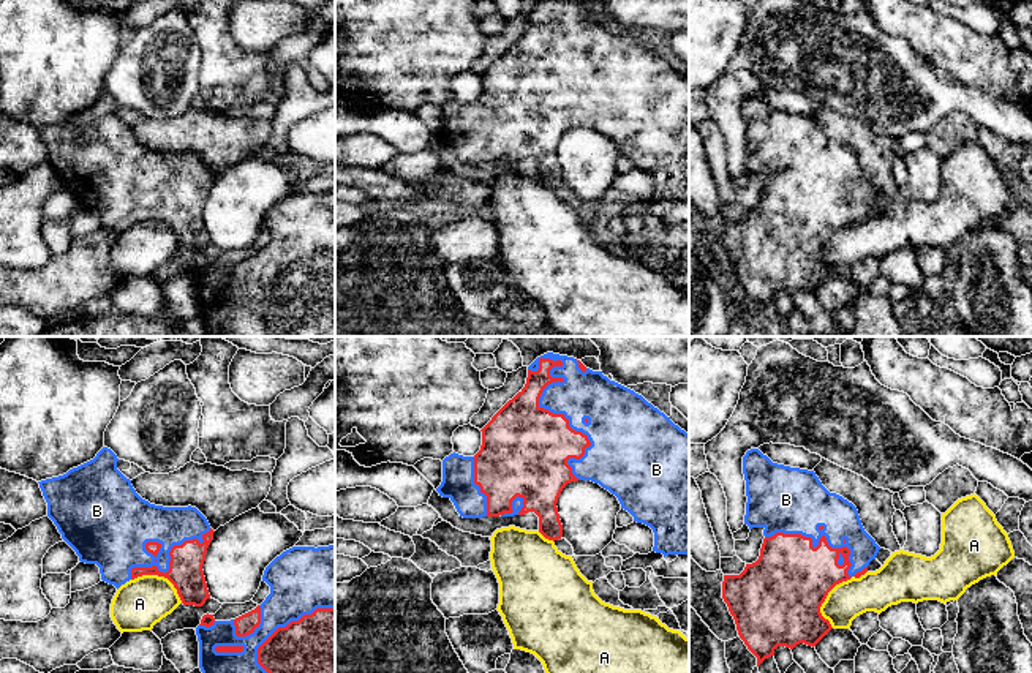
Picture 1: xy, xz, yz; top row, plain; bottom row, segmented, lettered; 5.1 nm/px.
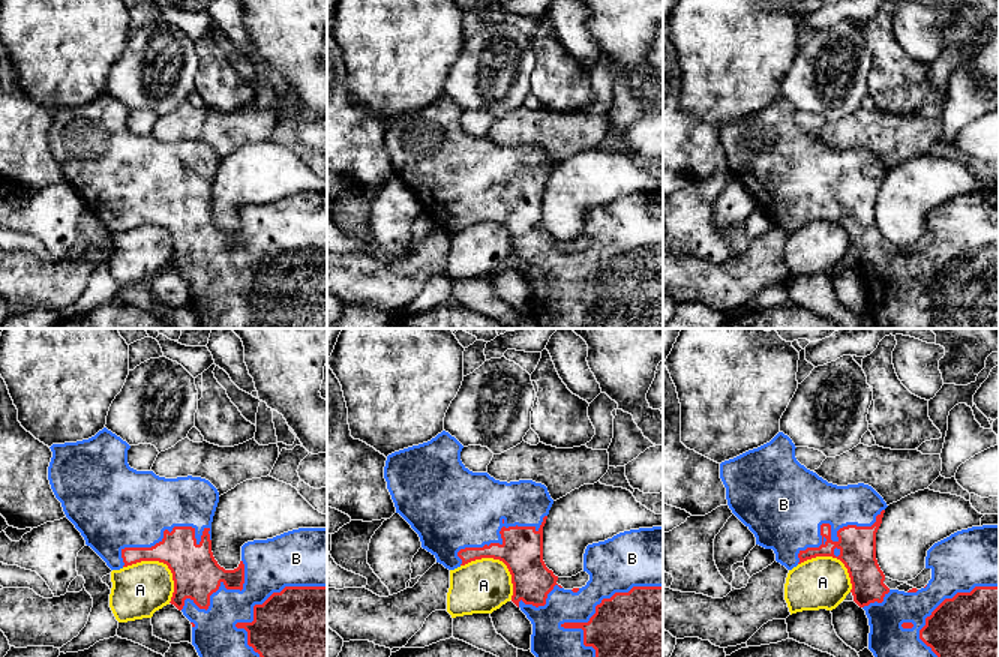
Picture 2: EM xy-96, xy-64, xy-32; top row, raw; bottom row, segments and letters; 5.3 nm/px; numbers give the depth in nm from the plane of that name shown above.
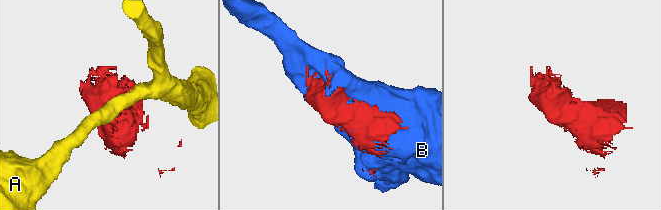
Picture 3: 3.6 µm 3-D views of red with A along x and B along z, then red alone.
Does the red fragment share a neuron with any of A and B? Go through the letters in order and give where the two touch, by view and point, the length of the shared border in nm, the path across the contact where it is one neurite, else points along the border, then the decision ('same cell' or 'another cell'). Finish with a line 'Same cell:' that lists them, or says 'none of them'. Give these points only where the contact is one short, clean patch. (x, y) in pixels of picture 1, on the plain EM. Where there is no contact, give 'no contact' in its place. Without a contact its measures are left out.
A: yz (830, 236) | 340 nm | another cell
B: xz (552, 59) | 650 nm | same cell
Same cell: B

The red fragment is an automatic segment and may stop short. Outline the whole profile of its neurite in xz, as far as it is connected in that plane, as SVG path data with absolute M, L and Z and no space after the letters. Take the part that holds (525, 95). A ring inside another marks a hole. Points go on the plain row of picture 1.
M544 0L528 13L525 33L512 46L509 46L480 77L482 92L474 103L463 103L454 98L443 106L443 128L436 137L439 142L449 144L454 149L460 163L514 163L534 158L539 163L539 179L545 185L555 188L563 183L563 171L556 153L563 134L571 128L591 126L615 141L621 155L627 156L634 163L634 167L643 169L653 175L653 197L662 199L664 204L669 201L689 201L689 79L675 71L670 63L648 49L642 41L615 27L610 27L602 21L602 17L593 17L574 3Z

